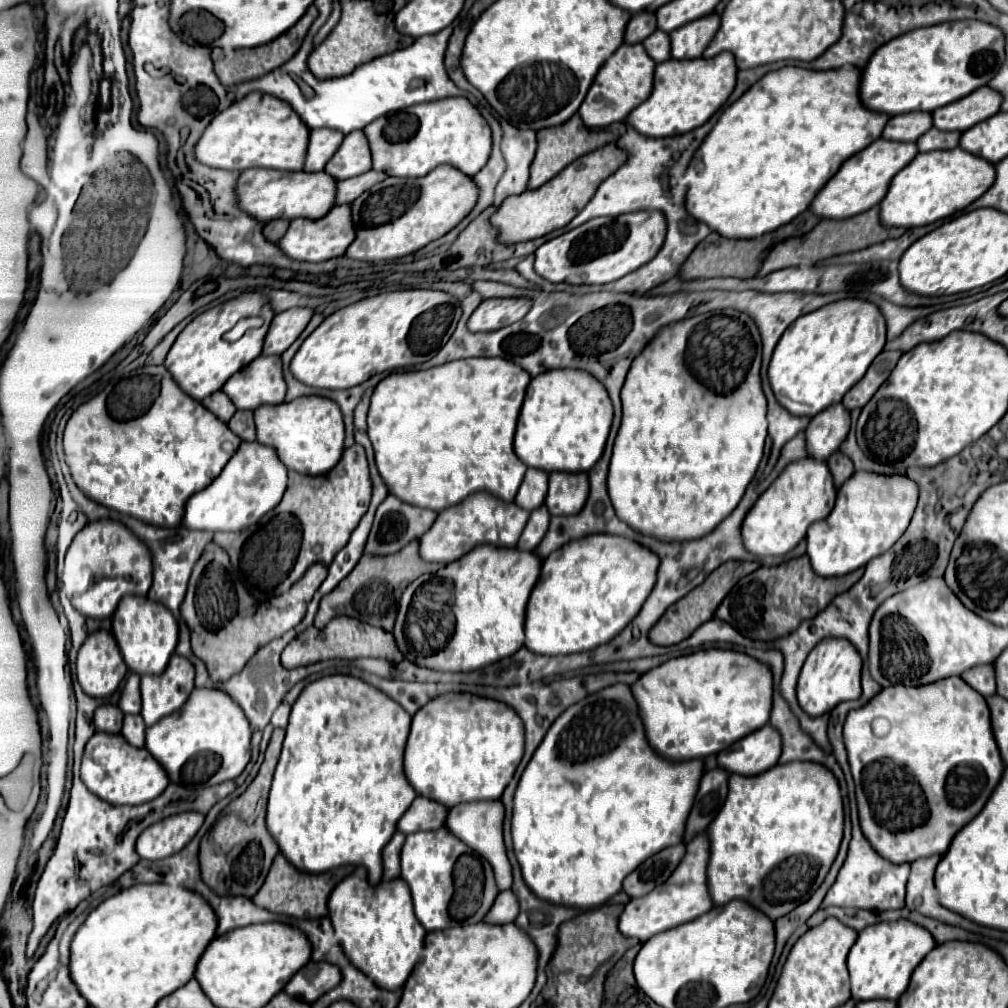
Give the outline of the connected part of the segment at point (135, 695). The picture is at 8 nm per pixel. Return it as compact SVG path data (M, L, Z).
M130 673L120 697L120 709L124 713L140 713L140 675Z

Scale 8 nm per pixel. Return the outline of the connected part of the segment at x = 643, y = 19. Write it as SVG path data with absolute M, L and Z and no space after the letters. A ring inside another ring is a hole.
M642 11L632 15L628 27L626 27L626 43L642 43L648 35L656 31L656 19L652 11Z

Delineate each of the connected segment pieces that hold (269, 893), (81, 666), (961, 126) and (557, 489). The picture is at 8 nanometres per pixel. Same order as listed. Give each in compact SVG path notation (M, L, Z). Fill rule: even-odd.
M282 853L274 857L274 863L270 867L270 873L266 877L266 883L260 887L258 895L254 895L254 903L262 909L268 909L272 913L292 915L300 919L316 919L328 915L328 895L334 889L338 879L334 873L322 873L322 875L310 875L304 871L298 871Z
M106 629L90 633L76 657L76 675L82 689L92 697L110 697L126 673L126 663L112 633Z
M980 87L978 91L966 95L966 99L958 99L948 103L946 107L938 107L934 111L934 127L942 131L966 131L976 123L996 115L1002 105L1002 95L992 87Z
M550 475L548 495L544 505L550 515L576 515L586 503L588 479L586 475Z

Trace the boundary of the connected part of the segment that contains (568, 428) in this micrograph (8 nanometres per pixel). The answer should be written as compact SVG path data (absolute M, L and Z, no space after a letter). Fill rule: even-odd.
M558 369L534 377L522 403L514 451L528 467L542 471L590 471L600 459L612 425L612 403L606 387L586 371Z

